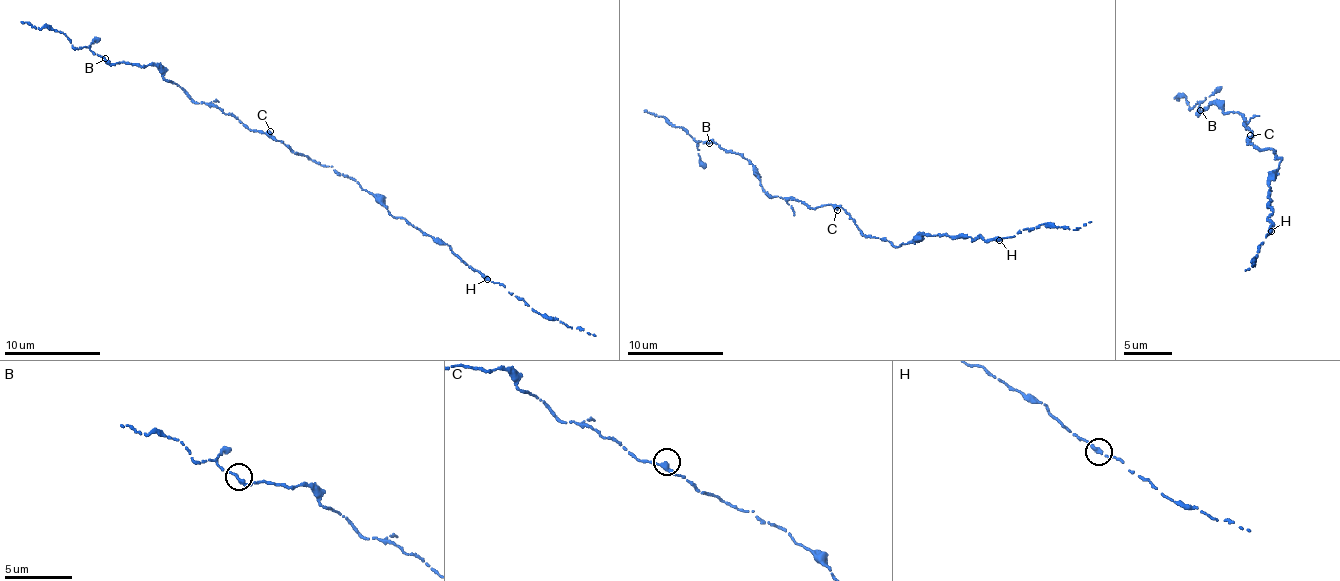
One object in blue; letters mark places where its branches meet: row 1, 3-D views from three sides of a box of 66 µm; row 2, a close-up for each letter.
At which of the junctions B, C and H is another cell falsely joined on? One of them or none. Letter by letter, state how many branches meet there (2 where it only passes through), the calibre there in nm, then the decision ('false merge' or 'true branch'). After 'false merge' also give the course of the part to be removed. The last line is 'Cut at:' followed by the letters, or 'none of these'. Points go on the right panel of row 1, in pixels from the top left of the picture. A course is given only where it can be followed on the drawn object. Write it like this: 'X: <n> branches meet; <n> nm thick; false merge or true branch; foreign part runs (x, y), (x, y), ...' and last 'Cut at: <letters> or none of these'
B: 2 branches meet; 240 nm thick; true branch
C: 2 branches meet; 280 nm thick; true branch
H: 2 branches meet; 260 nm thick; true branch
Cut at: none of these

